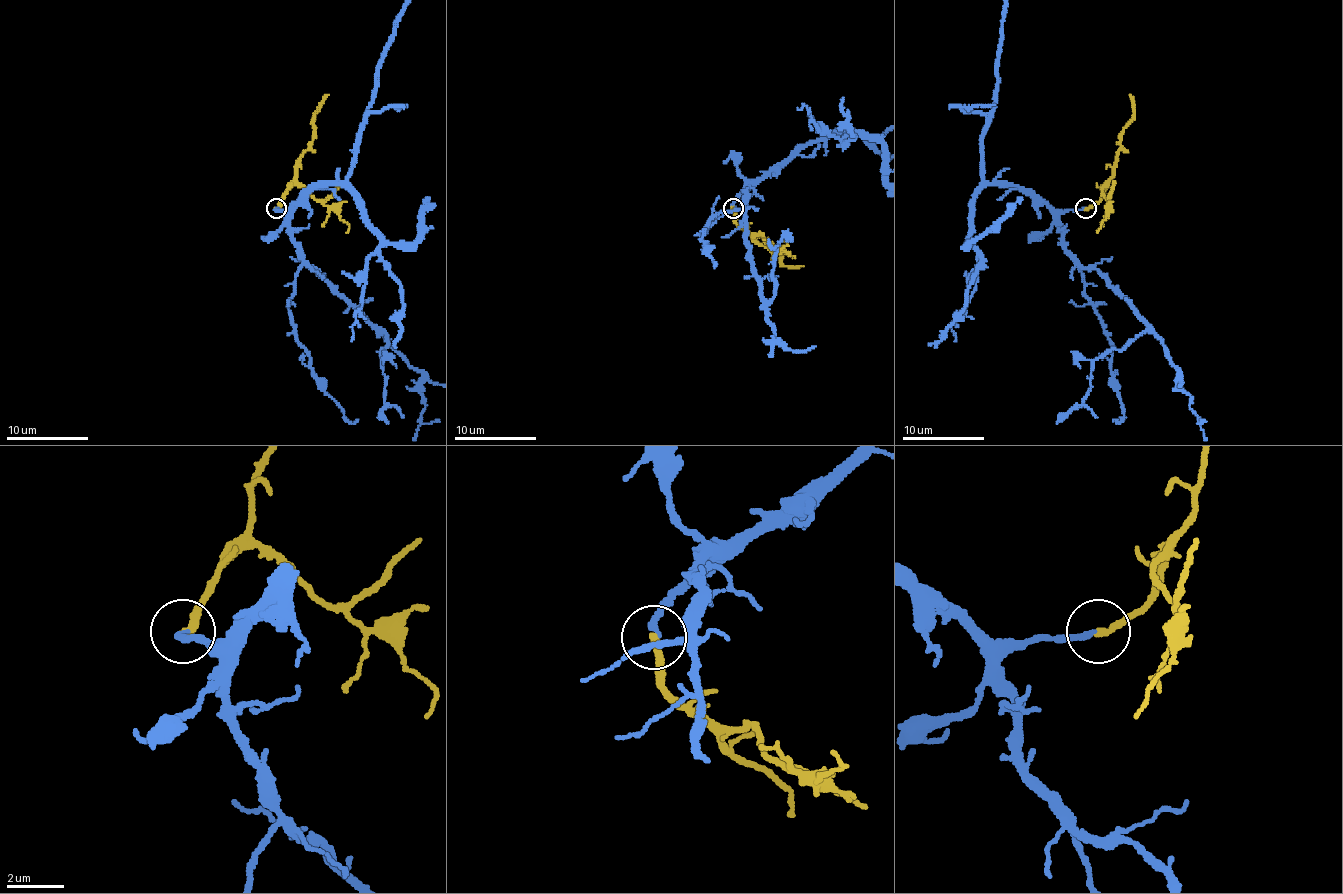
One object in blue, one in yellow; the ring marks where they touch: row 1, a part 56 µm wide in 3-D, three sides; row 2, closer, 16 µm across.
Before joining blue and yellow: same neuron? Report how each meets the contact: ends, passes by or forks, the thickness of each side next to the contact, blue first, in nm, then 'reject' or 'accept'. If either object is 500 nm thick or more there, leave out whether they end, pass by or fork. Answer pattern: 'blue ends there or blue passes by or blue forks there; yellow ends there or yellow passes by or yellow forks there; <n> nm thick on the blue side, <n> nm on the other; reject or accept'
blue ends there; yellow ends there; 240 nm thick on the blue side, 260 nm on the other; accept

